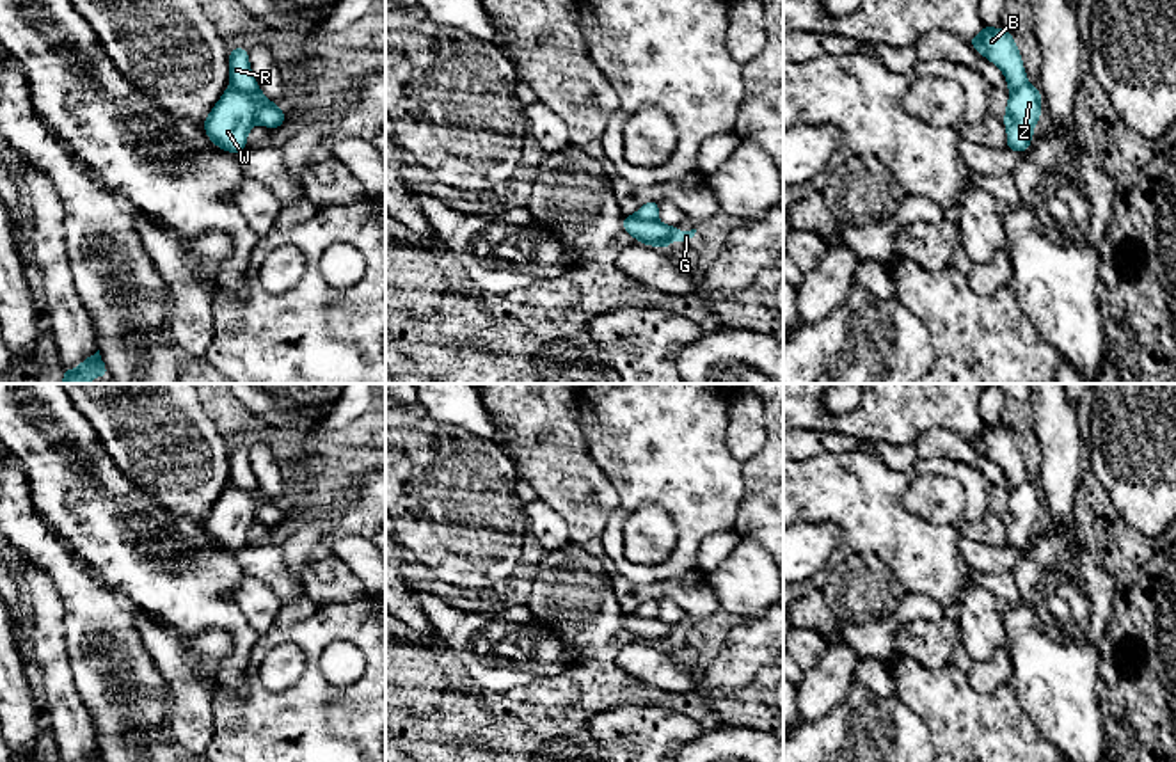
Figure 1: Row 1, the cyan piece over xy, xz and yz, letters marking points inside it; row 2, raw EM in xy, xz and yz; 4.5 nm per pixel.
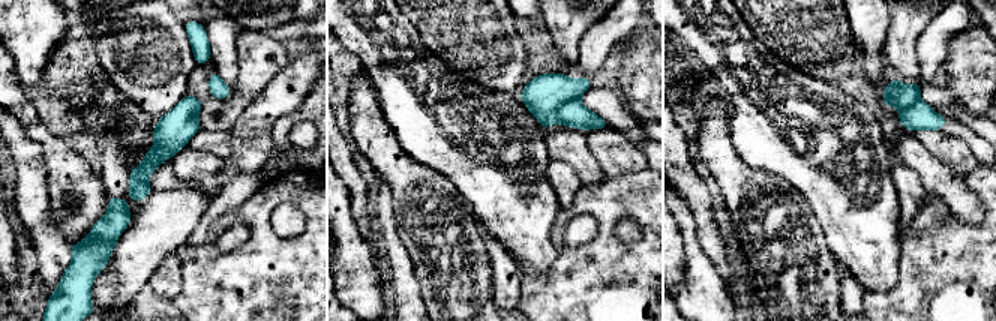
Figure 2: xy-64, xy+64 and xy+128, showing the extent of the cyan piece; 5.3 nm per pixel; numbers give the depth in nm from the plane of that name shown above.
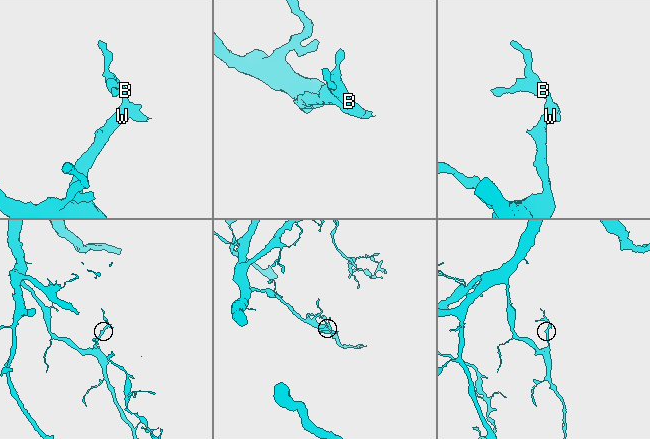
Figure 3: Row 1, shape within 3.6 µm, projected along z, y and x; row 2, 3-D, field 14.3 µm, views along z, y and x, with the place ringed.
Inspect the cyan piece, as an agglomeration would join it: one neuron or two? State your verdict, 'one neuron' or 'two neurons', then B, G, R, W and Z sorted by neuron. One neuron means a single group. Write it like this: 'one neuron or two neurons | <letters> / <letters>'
two neurons | B R / G W Z

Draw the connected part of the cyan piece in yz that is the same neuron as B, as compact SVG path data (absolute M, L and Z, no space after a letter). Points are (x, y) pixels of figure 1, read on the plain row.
M984 423L981 432L966 437L982 455L998 464L1007 478L1009 490L1029 481L1021 451L1007 426Z

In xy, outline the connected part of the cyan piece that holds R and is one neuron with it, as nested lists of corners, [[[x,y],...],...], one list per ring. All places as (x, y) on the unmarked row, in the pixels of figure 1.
[[[236,444],[234,448],[229,449],[229,478],[231,483],[245,490],[259,488],[249,462],[249,449],[242,444]]]

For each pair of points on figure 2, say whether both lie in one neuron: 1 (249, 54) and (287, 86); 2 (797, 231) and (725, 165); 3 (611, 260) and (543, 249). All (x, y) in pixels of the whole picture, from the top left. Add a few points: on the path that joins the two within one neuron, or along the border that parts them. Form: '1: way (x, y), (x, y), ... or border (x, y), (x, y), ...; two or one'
1: border (291, 59), (252, 101); two
2: way (779, 219), (743, 183); one
3: border (557, 215), (558, 257), (531, 275); two

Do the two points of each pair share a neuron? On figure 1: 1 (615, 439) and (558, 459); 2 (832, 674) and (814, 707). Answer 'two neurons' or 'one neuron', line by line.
1: two neurons
2: one neuron

